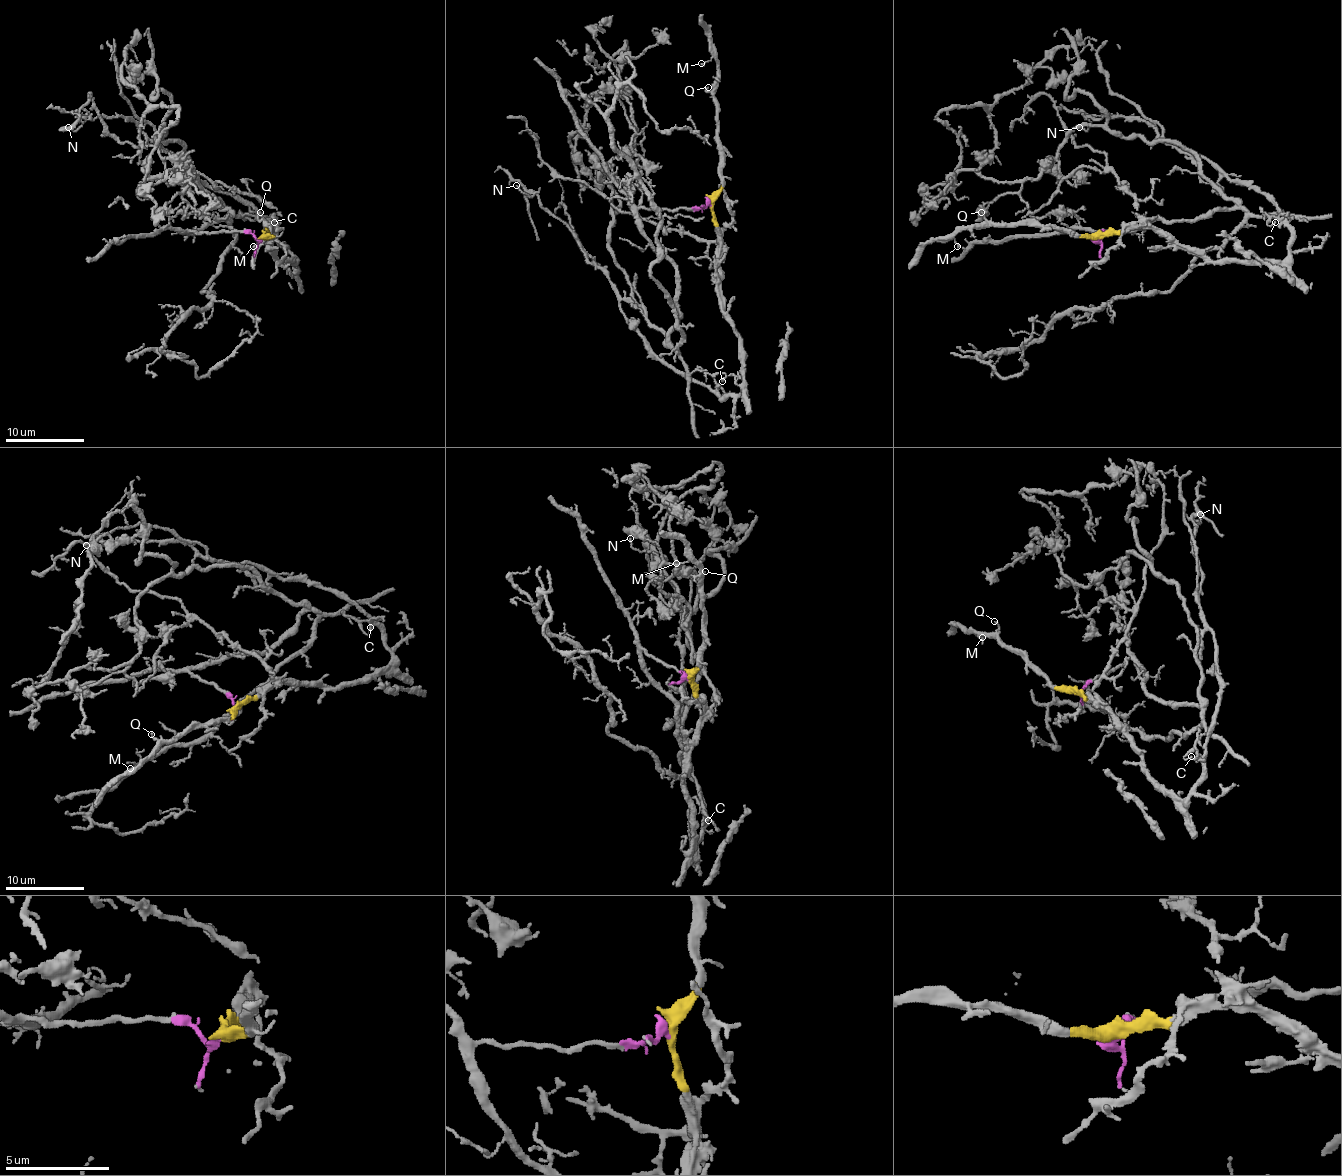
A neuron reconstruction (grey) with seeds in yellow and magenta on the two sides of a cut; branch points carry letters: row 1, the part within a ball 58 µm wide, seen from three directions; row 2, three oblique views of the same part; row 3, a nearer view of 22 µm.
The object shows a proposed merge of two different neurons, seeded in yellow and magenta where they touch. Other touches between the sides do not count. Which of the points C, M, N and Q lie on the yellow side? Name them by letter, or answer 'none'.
C, M, N, Q

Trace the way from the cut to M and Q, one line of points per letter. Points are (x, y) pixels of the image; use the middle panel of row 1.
M: (710, 206), (710, 200), (720, 190), (718, 101), (714, 97), (716, 62), (712, 58), (700, 64)
Q: (710, 206), (710, 200), (720, 190), (720, 160), (718, 101), (706, 89), (708, 87)

